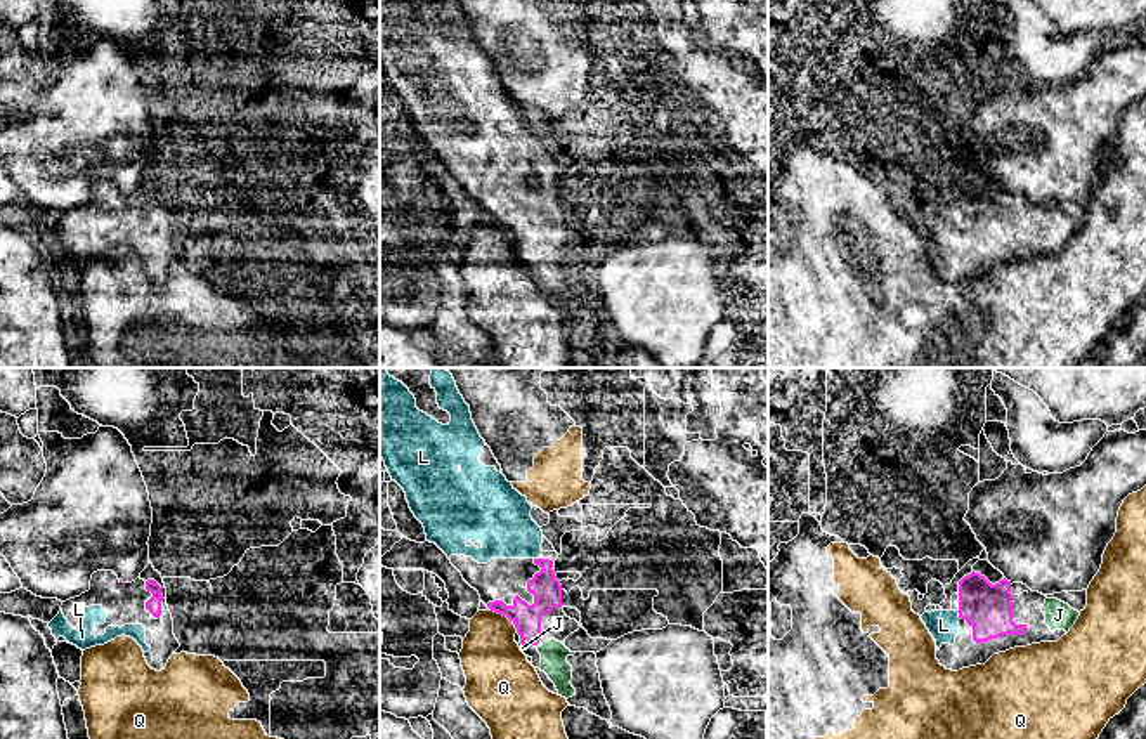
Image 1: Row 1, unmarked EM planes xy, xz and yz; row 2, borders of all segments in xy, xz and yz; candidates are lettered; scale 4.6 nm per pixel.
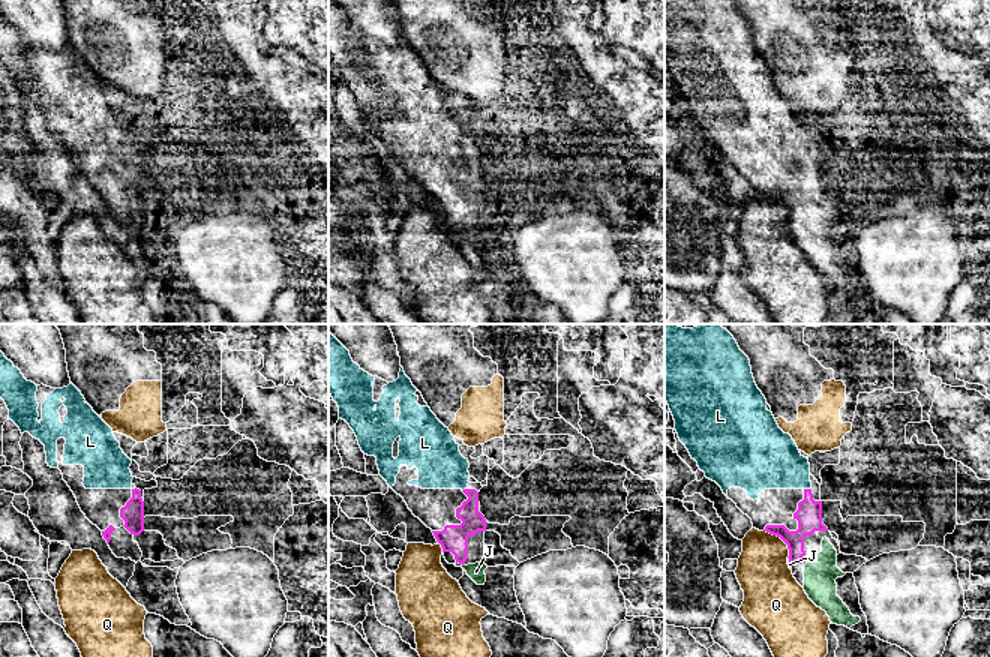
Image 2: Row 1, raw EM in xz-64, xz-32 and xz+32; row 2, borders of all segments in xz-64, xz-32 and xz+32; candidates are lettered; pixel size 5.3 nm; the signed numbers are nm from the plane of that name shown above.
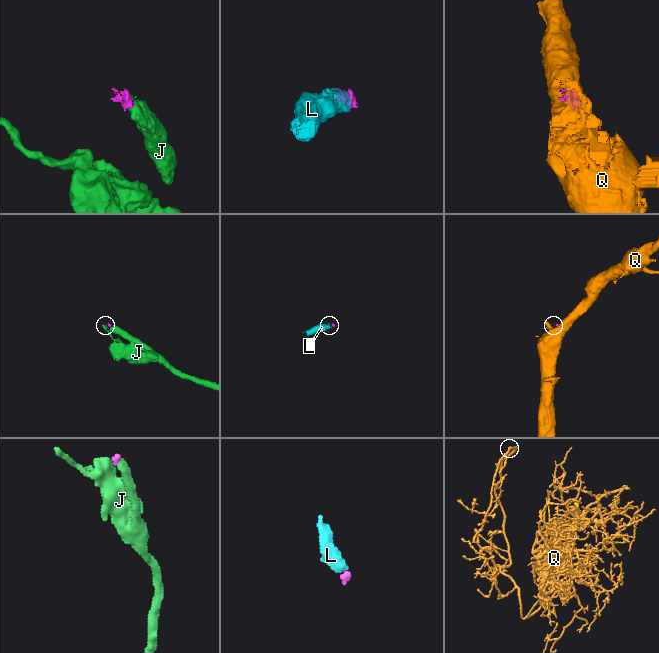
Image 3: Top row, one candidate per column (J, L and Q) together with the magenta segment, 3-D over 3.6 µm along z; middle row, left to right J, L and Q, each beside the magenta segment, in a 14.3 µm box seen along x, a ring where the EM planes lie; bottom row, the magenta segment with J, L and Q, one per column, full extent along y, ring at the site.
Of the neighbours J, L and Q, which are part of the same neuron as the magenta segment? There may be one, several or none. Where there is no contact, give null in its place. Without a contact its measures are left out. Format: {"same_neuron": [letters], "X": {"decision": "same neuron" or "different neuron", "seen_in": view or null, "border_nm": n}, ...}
{"same_neuron": ["J", "L"], "J": {"decision": "same neuron", "seen_in": "xz", "border_nm": 50}, "L": {"decision": "same neuron", "seen_in": "yz", "border_nm": 40}, "Q": {"decision": "different neuron", "seen_in": "xz", "border_nm": 170}}

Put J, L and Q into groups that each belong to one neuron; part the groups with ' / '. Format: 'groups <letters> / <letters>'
groups J L / Q

